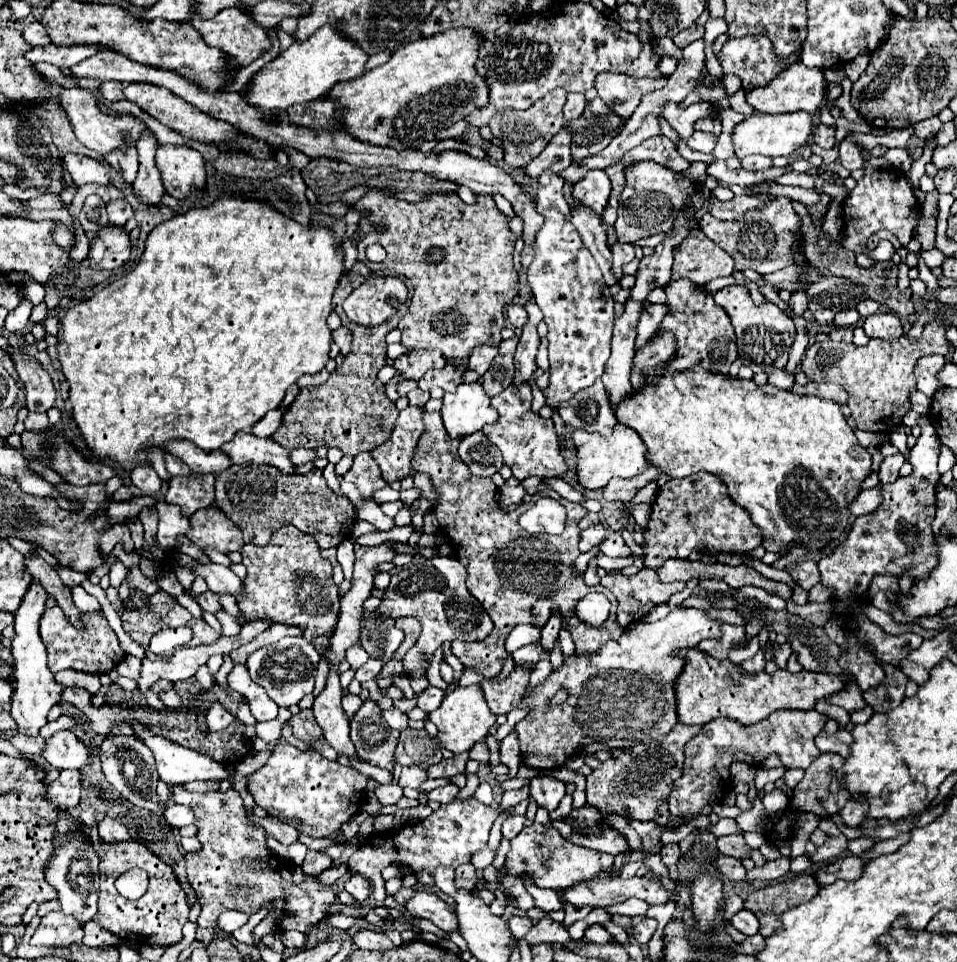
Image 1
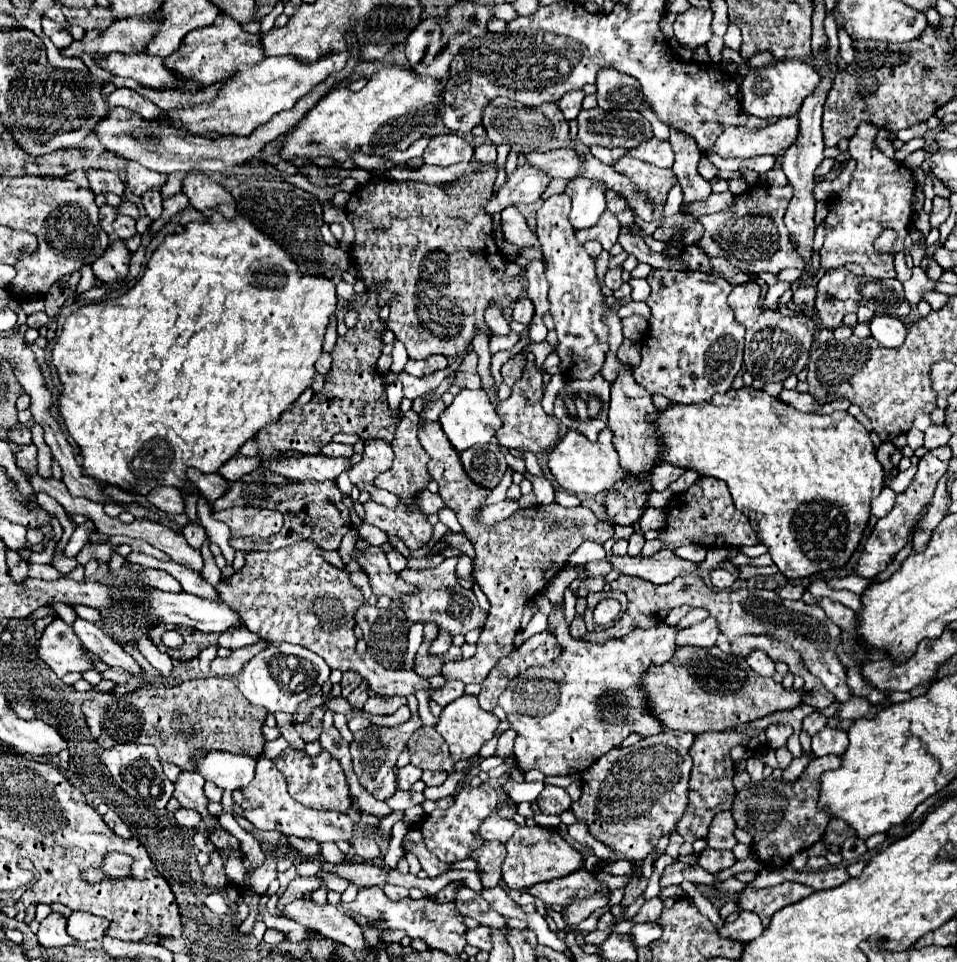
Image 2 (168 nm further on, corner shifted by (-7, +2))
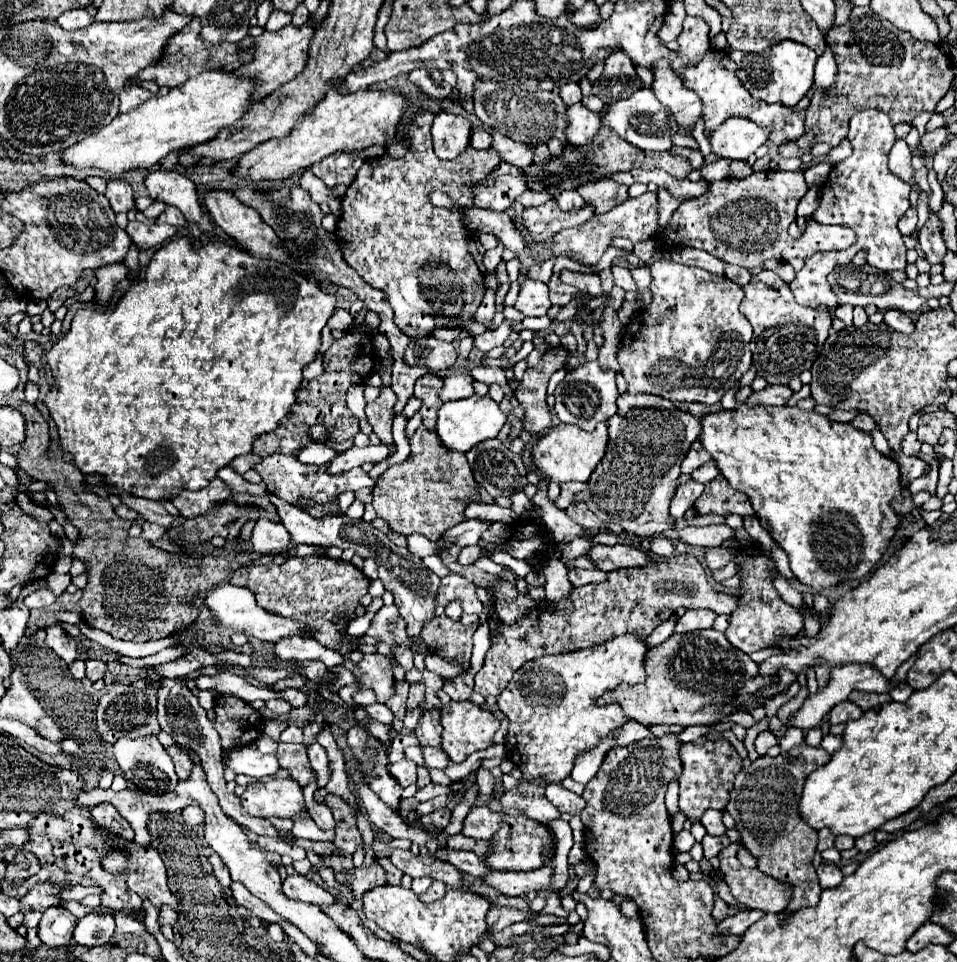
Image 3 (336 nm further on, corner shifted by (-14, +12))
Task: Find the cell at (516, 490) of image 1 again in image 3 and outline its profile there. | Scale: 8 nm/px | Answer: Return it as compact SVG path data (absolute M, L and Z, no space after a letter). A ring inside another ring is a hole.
M465 520L457 526L453 526L451 530L447 530L441 540L437 540L437 554L441 554L443 550L451 548L451 546L459 546L459 548L465 548L465 546L475 546L479 542L479 536L491 526L489 524L483 524L481 520Z

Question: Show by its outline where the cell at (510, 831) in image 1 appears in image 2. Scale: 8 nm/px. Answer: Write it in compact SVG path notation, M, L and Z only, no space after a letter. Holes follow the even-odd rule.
M492 814L492 818L488 818L484 826L480 826L480 834L484 834L486 840L500 840L500 842L508 842L508 838L512 838L516 830L518 824L514 820L504 820L498 814Z

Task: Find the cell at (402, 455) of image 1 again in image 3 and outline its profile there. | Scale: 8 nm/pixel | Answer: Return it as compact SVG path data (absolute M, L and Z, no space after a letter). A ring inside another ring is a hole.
M419 426L409 444L409 458L385 470L377 480L373 488L373 508L393 532L403 536L419 532L435 542L445 530L463 522L465 508L471 502L481 502L481 496L477 492L477 482L473 480L465 454L443 450L435 432Z

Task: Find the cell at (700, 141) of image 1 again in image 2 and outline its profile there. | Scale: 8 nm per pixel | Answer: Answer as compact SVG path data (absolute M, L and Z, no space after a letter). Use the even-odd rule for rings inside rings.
M572 148L570 150L552 150L552 152L530 152L526 156L528 156L530 166L548 170L548 174L552 174L552 178L574 180L584 166L584 158Z

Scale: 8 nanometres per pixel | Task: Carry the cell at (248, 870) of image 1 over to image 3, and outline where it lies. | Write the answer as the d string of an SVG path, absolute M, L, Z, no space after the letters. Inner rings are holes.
M177 744L169 746L167 752L169 752L169 756L171 756L173 762L175 762L177 776L179 776L179 778L187 778L187 772L191 772L191 768L193 768L193 760L191 760Z

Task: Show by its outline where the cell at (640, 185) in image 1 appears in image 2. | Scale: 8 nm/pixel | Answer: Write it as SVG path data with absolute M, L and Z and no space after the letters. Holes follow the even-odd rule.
M622 156L614 164L614 170L628 176L630 182L636 186L636 190L648 198L652 206L654 222L662 226L664 224L664 200L666 200L670 186L674 186L676 182L672 168L658 168L654 164L636 160L632 156Z

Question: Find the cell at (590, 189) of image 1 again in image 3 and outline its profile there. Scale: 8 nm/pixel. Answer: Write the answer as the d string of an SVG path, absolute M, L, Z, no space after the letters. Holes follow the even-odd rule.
M554 199L537 207L523 208L521 224L531 234L533 242L545 244L549 242L559 230L575 228L593 216L591 206L583 206L581 210L563 212L556 206Z

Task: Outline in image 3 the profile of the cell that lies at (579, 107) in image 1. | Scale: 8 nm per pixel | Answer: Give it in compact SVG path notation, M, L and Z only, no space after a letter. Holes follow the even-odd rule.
M567 82L565 86L559 88L559 96L563 98L563 102L565 102L567 106L577 104L577 102L581 102L581 88L579 88L577 82Z

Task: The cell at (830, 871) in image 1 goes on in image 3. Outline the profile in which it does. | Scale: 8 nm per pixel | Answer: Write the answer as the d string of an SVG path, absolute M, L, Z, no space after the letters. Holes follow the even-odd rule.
M823 862L823 864L817 868L817 876L819 876L821 888L835 888L835 886L841 884L841 880L843 880L843 874L841 874L839 866L829 864L829 862Z

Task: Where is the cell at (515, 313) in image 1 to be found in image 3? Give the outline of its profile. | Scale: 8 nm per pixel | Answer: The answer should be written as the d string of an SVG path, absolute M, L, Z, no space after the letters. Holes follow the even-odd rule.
M525 280L521 284L515 308L523 314L523 316L545 316L547 310L551 308L551 300L549 300L549 286L543 282L535 282L535 280Z

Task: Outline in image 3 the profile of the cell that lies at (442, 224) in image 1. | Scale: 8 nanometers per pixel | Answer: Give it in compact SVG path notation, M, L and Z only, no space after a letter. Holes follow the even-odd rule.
M417 112L413 116L411 126L407 126L401 134L401 138L409 142L409 152L403 158L391 158L385 152L383 156L365 160L341 200L341 216L335 230L337 246L343 260L371 288L385 292L385 300L395 312L397 328L411 338L427 336L431 330L445 328L451 322L465 324L475 316L485 292L485 284L481 280L479 266L467 250L465 236L471 232L463 228L459 214L463 206L473 204L471 188L479 180L483 180L483 176L489 176L489 172L501 162L499 156L491 152L491 148L475 150L473 146L469 146L453 160L437 158L431 140L433 118L435 114L431 112ZM433 188L441 188L447 196L451 196L451 200L455 200L455 208L431 208L431 204L427 204L427 192L431 192Z

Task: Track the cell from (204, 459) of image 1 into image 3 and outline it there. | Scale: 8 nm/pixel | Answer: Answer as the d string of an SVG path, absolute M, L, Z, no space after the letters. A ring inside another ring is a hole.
M283 454L267 456L255 470L263 476L267 492L279 496L281 500L285 500L285 502L289 502L293 506L303 504L303 508L309 506L309 504L319 504L319 506L333 504L339 498L339 494L343 494L347 490L357 492L363 486L369 486L369 488L375 486L375 482L367 476L367 472L363 468L353 468L353 470L341 472L341 474L329 474L327 464L323 464L323 466L303 464L295 456L283 456Z

